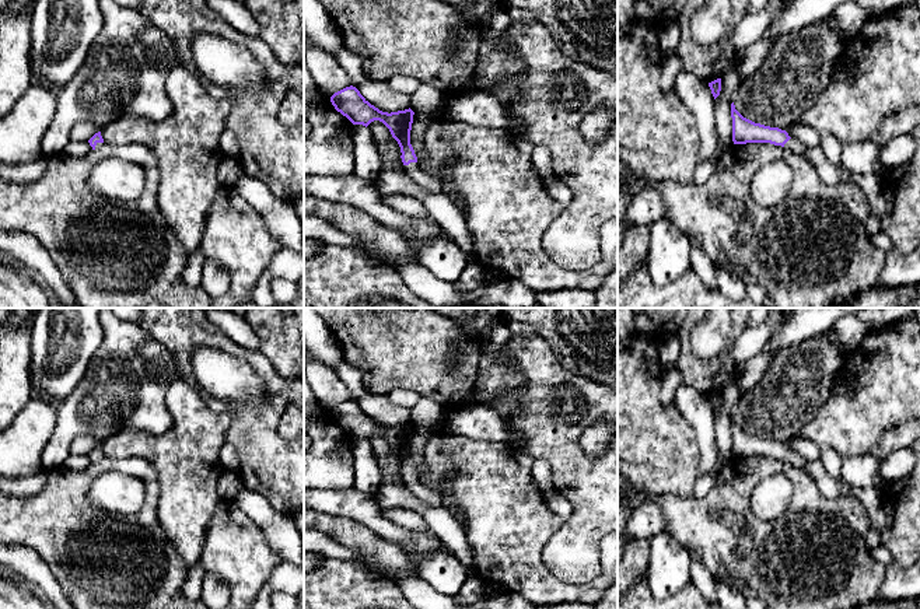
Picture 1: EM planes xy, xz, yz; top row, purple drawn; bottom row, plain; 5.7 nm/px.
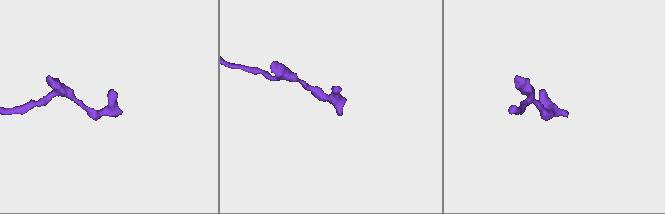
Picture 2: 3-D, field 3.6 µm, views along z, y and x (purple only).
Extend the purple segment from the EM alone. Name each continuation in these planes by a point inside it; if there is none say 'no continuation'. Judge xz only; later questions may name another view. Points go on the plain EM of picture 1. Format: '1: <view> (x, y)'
1: xz (429, 497)

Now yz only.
1: yz (793, 458)

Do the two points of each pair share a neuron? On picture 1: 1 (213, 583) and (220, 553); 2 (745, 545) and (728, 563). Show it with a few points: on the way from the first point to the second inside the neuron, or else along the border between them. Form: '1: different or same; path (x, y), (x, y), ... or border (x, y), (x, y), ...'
1: different; border (205, 571), (217, 574), (226, 583), (230, 594)
2: different; border (723, 524), (735, 532), (735, 556), (742, 562)

